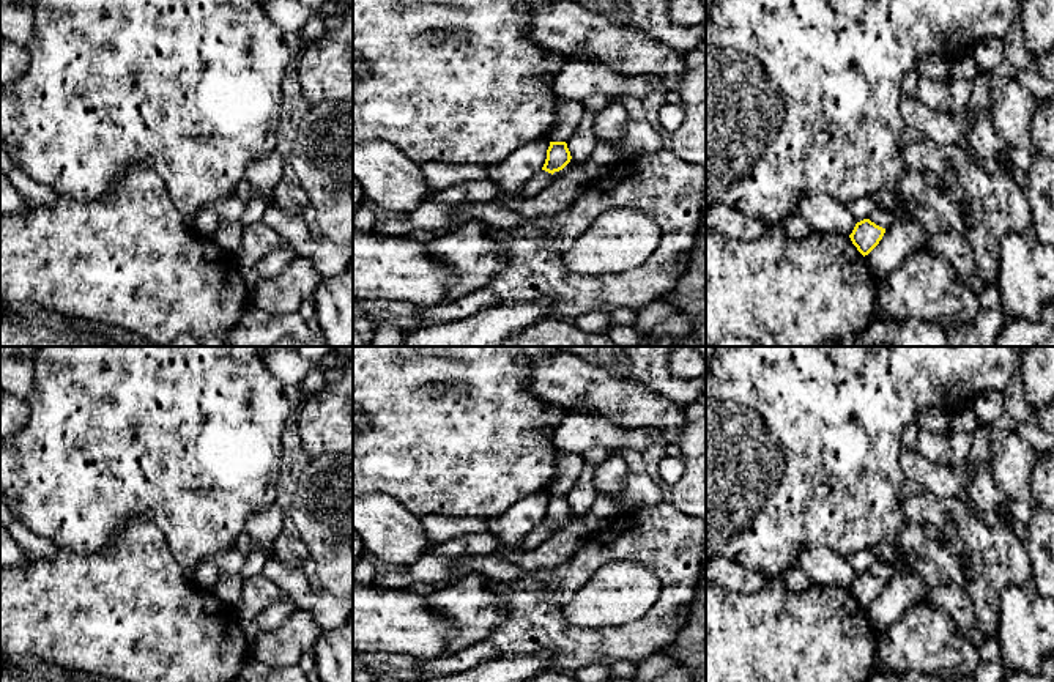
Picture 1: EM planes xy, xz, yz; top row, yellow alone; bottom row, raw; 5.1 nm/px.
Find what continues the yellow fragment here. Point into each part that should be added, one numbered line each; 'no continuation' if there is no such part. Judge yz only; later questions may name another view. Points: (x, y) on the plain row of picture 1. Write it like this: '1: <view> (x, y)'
no continuation

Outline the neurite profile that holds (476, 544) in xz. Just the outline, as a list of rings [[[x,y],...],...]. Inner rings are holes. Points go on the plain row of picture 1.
[[[421,515],[419,521],[433,545],[427,554],[462,559],[493,556],[499,540],[488,531],[488,521],[476,517]]]

